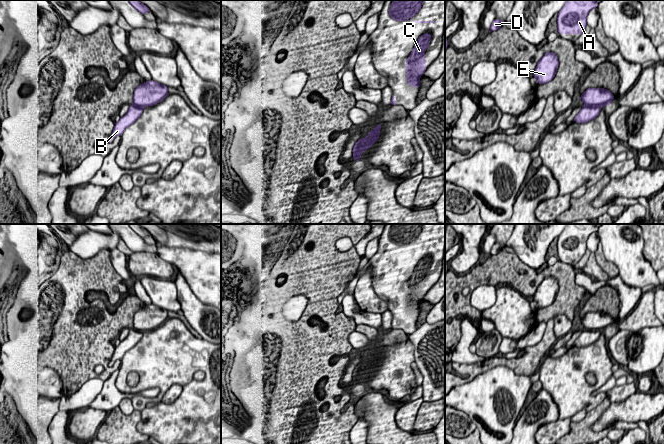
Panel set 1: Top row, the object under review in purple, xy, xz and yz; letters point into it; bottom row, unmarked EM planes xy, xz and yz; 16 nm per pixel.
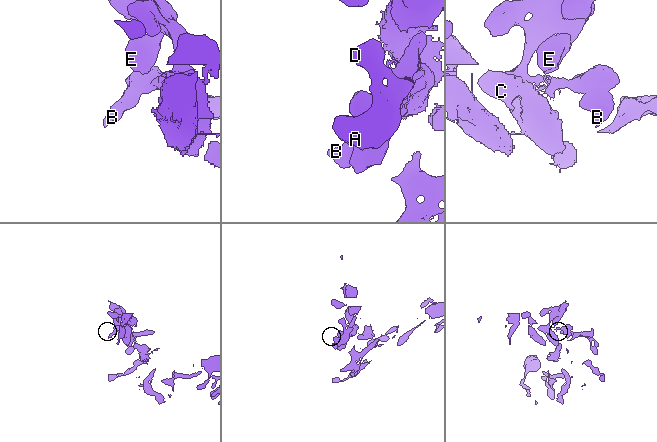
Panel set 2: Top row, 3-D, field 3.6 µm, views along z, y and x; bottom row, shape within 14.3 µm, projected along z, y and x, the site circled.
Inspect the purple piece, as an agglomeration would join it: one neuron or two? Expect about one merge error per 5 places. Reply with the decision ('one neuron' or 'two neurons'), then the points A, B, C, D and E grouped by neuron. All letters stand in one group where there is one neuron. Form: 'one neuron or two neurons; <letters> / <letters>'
two neurons; A C D E / B

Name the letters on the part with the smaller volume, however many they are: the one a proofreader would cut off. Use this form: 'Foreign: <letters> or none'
Foreign: B

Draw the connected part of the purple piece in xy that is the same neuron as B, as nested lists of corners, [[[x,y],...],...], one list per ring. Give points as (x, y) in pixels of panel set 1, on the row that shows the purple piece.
[[[134,104],[130,105],[128,112],[115,122],[114,130],[109,138],[109,143],[116,137],[121,136],[124,130],[132,125],[142,114],[143,108]]]

